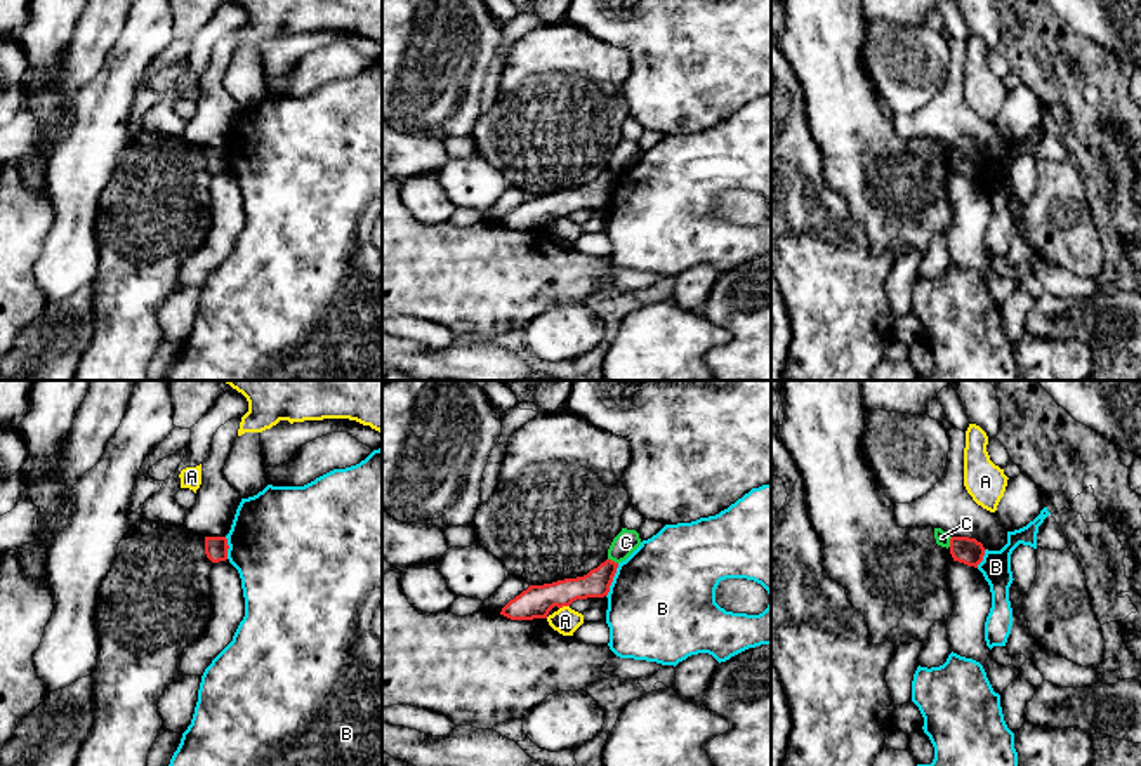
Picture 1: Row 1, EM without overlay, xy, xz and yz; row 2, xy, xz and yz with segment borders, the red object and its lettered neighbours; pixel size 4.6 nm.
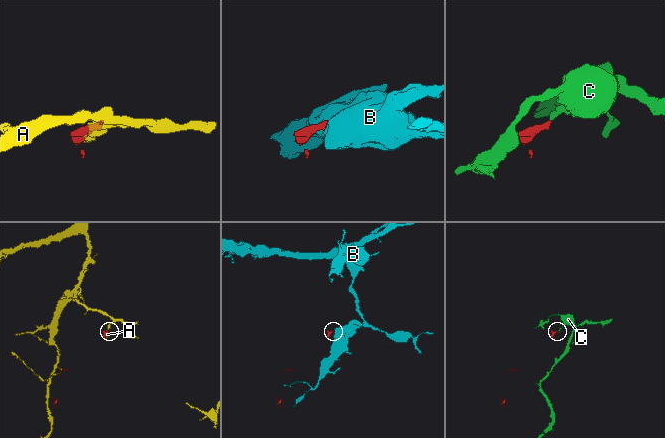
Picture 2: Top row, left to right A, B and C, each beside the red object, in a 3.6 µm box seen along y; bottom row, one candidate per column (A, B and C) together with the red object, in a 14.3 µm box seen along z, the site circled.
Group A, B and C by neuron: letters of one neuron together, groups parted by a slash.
A / B / C

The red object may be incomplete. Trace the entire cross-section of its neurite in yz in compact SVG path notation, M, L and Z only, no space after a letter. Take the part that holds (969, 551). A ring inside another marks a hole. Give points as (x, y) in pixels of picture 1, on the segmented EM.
M952 537L950 538L950 554L953 561L964 563L967 566L978 568L983 561L985 547L976 538L969 537Z

